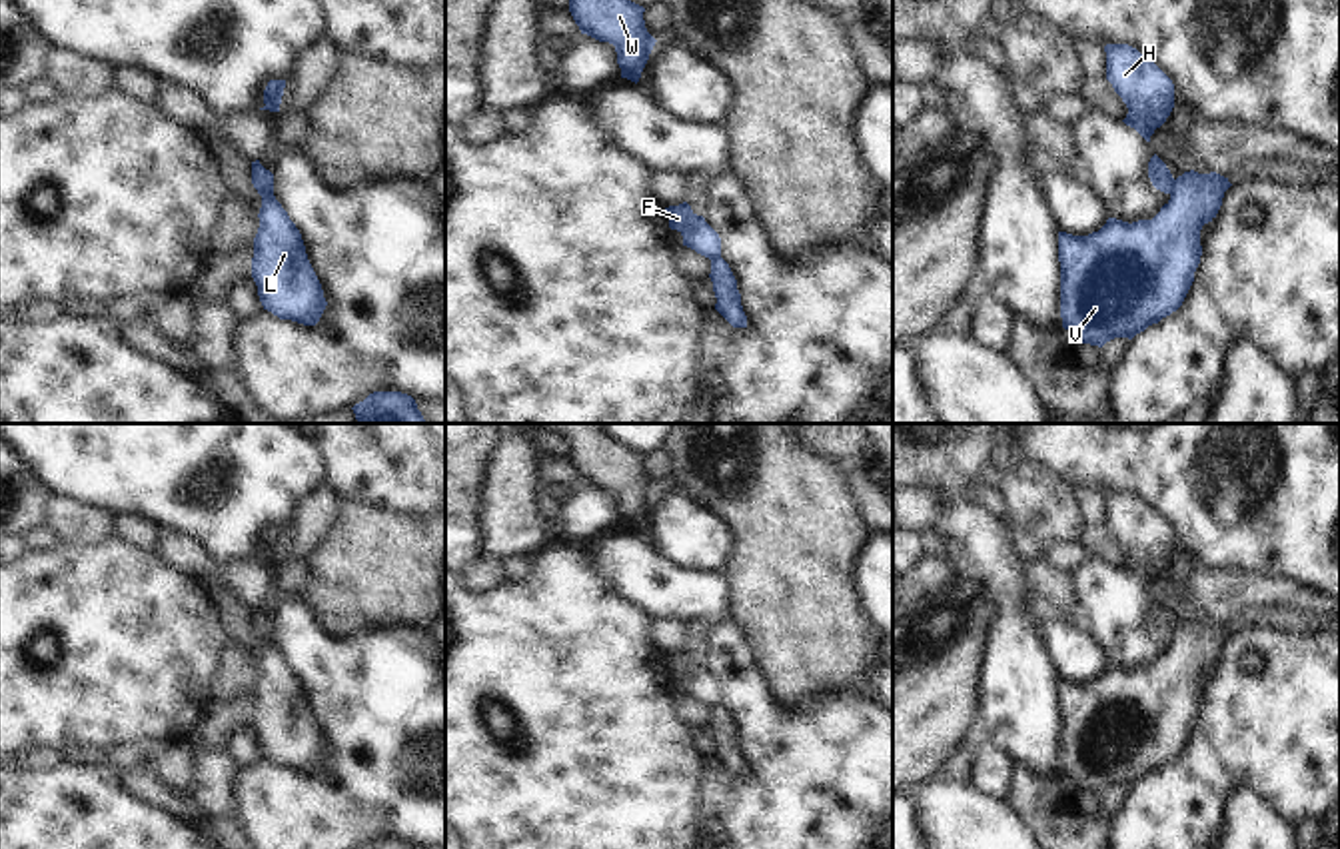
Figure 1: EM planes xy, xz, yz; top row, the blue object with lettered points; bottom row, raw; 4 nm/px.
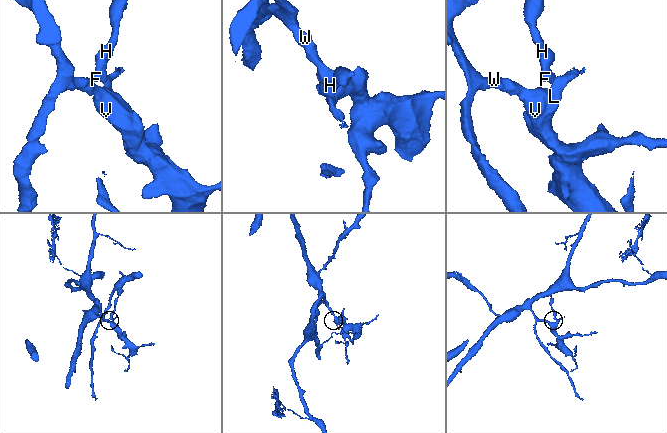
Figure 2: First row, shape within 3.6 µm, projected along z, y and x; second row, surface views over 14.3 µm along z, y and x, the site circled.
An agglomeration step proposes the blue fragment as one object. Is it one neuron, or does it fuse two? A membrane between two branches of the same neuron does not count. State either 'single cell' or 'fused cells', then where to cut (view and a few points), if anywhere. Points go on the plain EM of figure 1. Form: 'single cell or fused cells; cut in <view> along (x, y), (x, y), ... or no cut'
fused cells; cut in xy along (272, 634), (262, 648)

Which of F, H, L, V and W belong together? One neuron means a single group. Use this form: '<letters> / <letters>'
F H / L V W

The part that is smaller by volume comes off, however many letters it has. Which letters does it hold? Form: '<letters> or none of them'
F, H

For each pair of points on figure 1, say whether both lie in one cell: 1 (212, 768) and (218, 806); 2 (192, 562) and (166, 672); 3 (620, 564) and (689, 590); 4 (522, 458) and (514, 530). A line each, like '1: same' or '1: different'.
1: same
2: different
3: same
4: same

